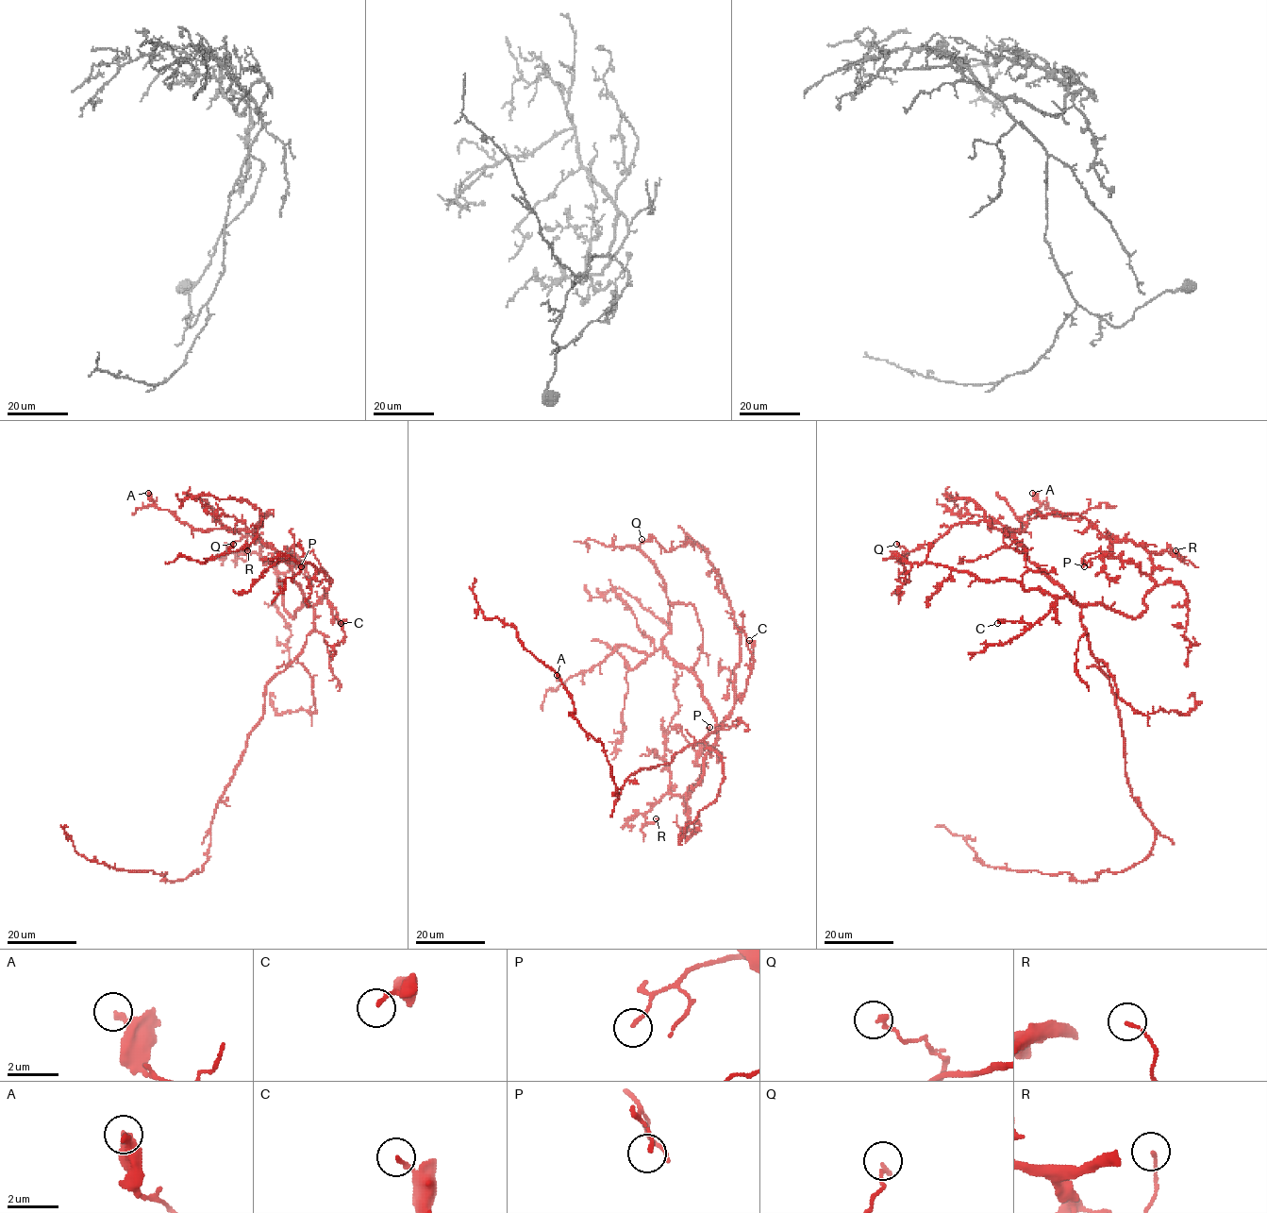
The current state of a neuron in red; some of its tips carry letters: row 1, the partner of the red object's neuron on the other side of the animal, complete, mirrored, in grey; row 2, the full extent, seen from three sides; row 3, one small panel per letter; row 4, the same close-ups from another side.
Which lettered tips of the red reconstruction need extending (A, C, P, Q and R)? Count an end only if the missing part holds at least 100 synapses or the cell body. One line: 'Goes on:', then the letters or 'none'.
Goes on: none

